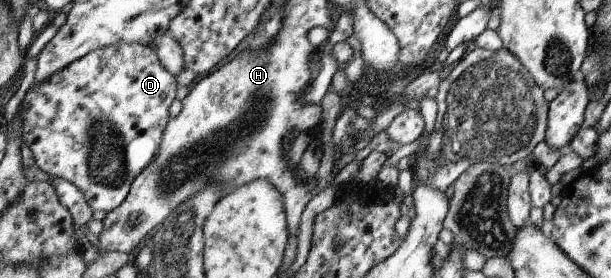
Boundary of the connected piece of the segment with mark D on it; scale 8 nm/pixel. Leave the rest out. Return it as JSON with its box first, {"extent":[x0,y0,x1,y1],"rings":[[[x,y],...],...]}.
{"extent":[18,43,177,212],"rings":[[[117,43],[97,49],[96,51],[88,52],[83,58],[79,58],[63,70],[57,71],[51,78],[30,86],[30,89],[26,92],[19,106],[18,112],[24,120],[25,144],[29,146],[31,152],[33,152],[35,164],[43,170],[43,172],[50,174],[51,177],[59,176],[59,178],[72,182],[83,193],[86,203],[91,207],[93,212],[111,212],[124,202],[125,197],[131,190],[133,182],[135,182],[136,178],[148,167],[149,162],[152,162],[159,154],[165,128],[167,128],[167,124],[170,122],[169,106],[171,106],[171,102],[175,100],[175,90],[177,90],[175,78],[173,78],[172,73],[165,68],[160,57],[157,56],[155,50],[149,45],[144,45],[143,43]]]}

